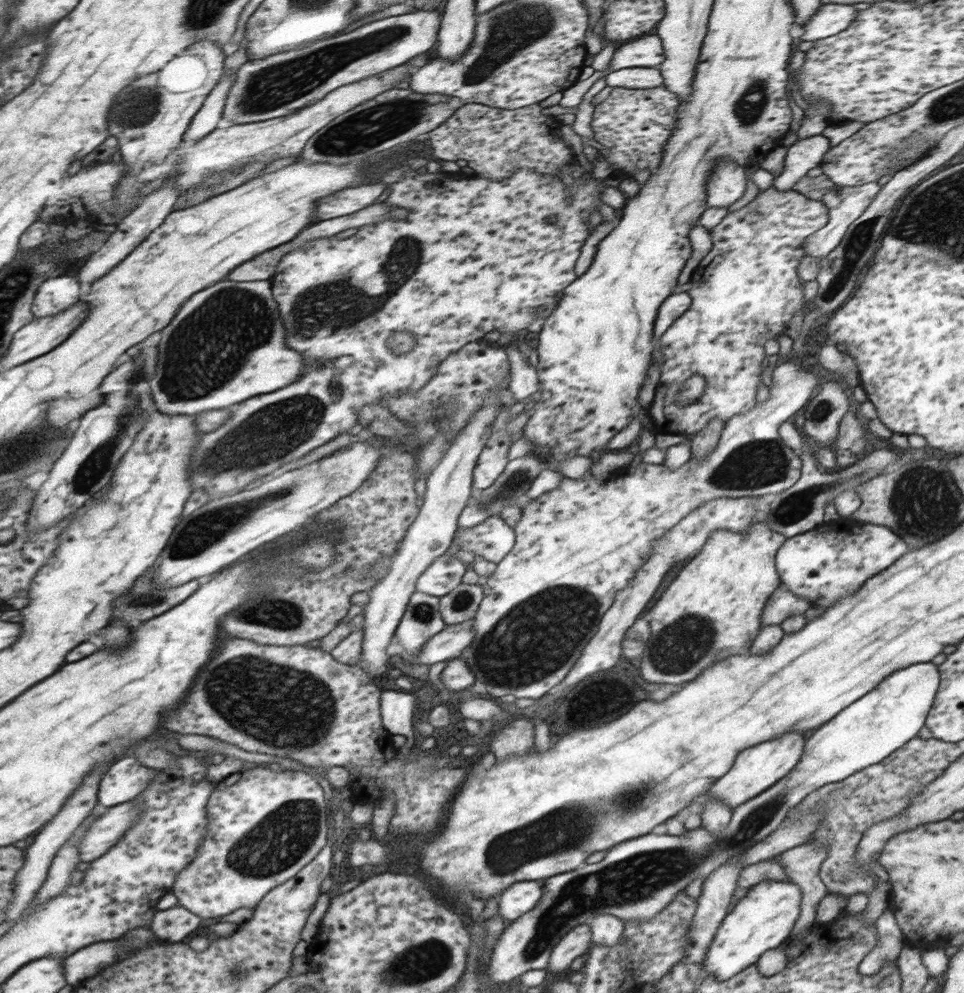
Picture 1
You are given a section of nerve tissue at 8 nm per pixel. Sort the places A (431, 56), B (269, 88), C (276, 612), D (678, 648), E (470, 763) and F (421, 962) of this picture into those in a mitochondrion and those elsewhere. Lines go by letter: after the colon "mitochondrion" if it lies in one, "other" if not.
A: other
B: mitochondrion
C: mitochondrion
D: mitochondrion
E: other
F: mitochondrion

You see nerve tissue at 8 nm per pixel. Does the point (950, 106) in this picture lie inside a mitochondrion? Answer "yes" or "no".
yes

